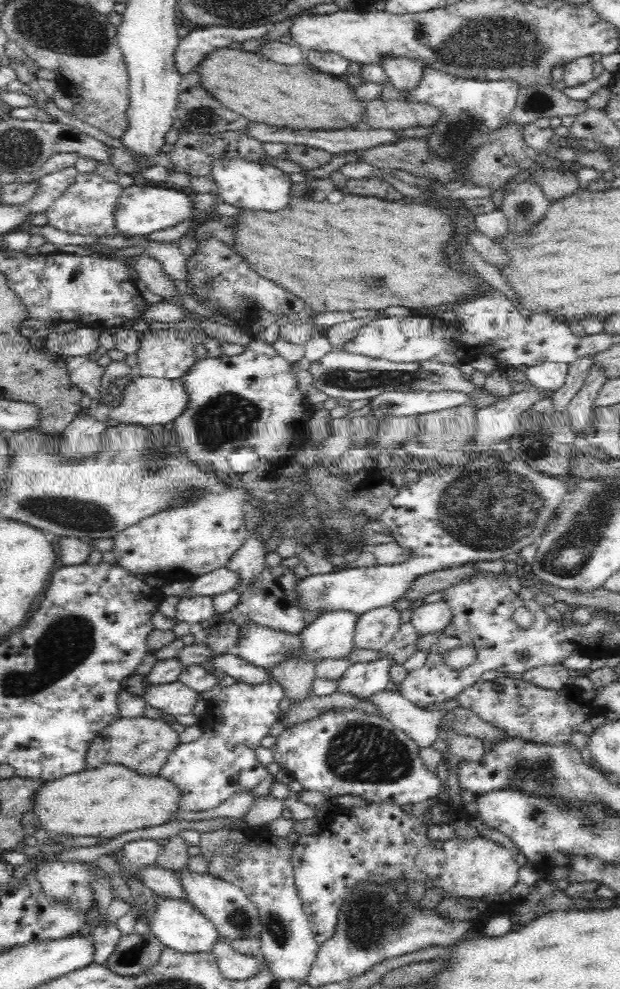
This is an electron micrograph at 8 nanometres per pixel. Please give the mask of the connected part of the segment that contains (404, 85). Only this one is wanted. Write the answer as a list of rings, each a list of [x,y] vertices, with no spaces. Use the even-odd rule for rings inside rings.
[[[404,56],[382,57],[381,67],[386,73],[396,90],[415,89],[420,84],[420,79],[425,67],[420,60],[412,60]]]

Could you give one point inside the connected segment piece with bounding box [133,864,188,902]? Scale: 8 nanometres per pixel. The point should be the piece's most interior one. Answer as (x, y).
(164, 883)

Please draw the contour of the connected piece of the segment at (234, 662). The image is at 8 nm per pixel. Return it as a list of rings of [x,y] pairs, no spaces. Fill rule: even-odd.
[[[233,651],[218,654],[209,661],[215,669],[222,670],[226,676],[234,678],[238,683],[256,685],[273,679],[270,670],[249,664],[246,660],[240,659]]]

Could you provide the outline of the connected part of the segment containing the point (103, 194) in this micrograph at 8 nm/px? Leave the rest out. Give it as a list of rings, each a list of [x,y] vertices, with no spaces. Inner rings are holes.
[[[96,173],[78,174],[77,181],[45,211],[49,226],[80,236],[117,235],[119,230],[116,229],[116,204],[122,190],[123,187],[118,182],[106,182]]]

